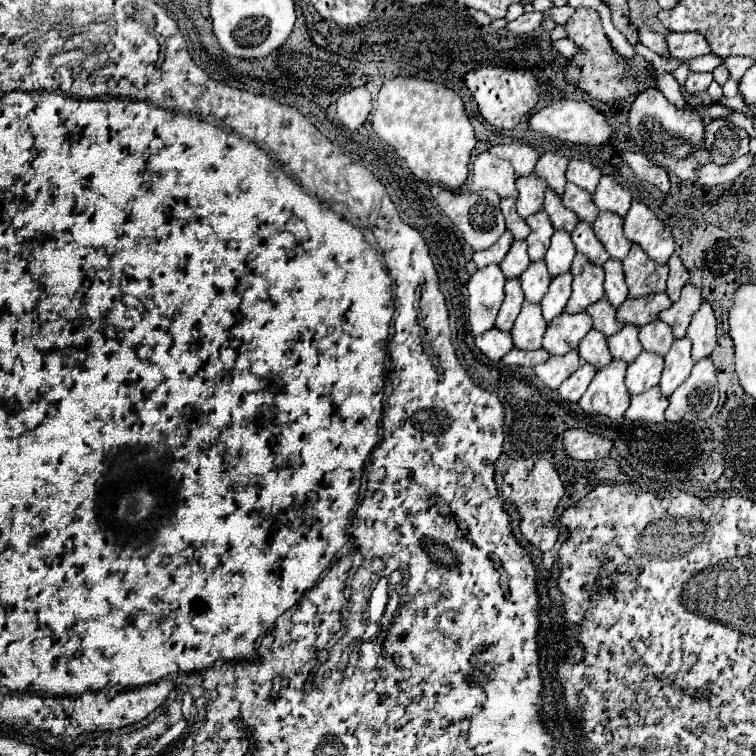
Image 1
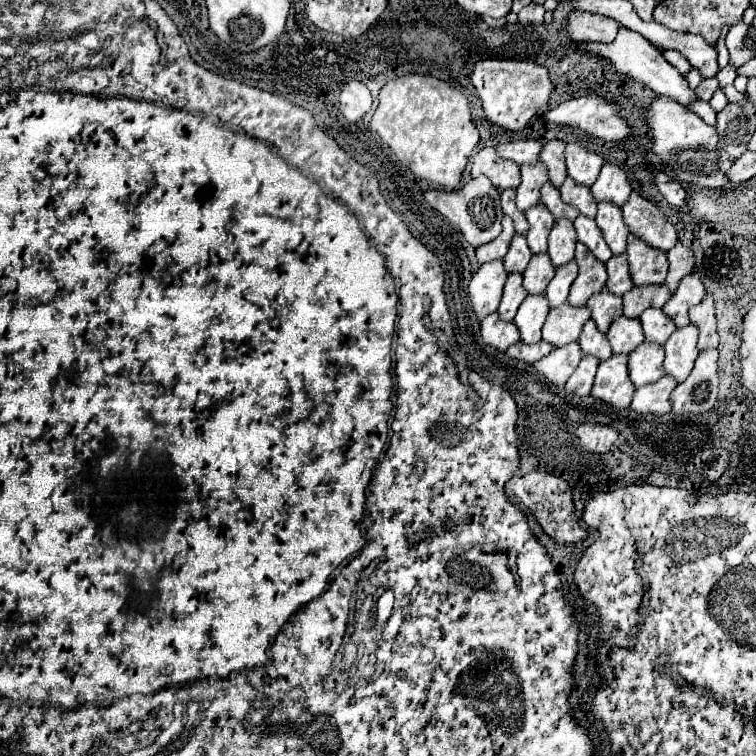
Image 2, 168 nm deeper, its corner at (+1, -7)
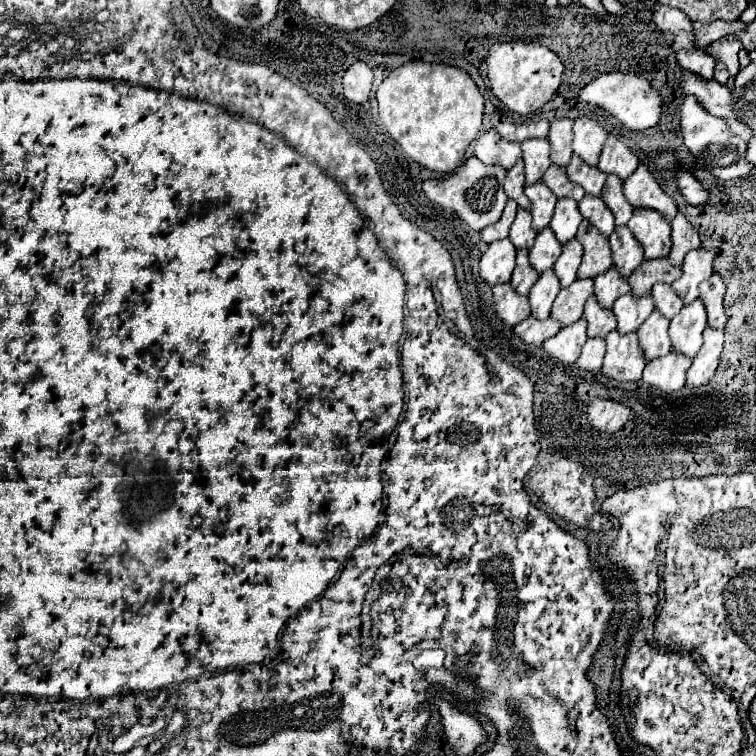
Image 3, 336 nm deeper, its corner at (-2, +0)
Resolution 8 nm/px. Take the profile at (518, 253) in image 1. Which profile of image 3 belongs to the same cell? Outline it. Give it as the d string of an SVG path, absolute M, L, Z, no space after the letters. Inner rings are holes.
M517 208L517 218L515 218L515 222L511 224L511 232L509 232L511 242L515 244L517 250L519 250L519 248L531 250L535 236L537 236L537 234L533 232L533 226L531 226L531 212L525 210L525 208Z

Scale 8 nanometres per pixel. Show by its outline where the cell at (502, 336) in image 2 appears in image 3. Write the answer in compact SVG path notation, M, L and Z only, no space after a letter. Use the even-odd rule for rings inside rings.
M509 282L497 284L493 288L493 302L495 302L497 316L507 326L515 326L517 322L525 320L531 314L531 310L529 310L529 298L521 296L519 292L515 292Z

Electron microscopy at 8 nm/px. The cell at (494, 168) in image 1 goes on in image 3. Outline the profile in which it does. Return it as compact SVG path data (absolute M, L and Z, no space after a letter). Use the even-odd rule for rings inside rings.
M487 130L475 140L475 156L483 164L501 164L509 170L521 158L521 144L503 140L495 130Z

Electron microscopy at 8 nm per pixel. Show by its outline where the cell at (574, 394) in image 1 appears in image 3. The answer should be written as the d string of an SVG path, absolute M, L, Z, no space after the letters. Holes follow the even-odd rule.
M589 338L575 364L585 370L599 370L603 364L603 356L605 356L605 340L603 338Z

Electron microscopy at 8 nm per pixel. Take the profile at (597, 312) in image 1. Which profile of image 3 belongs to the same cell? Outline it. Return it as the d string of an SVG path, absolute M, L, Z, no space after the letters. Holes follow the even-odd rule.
M609 268L609 272L595 278L595 296L603 308L611 308L613 302L629 290L629 282L621 278L615 268Z

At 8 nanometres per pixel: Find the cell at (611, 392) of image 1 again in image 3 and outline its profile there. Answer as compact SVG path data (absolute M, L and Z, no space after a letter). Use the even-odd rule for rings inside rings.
M613 330L605 340L607 354L603 360L603 374L621 382L637 382L645 368L641 344L637 344L637 332L619 334Z

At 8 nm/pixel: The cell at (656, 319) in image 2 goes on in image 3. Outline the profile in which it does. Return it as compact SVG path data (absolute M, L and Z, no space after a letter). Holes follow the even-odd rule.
M655 284L651 294L655 298L655 308L665 318L673 318L683 308L683 304L685 304L681 300L681 296L677 296L677 292L673 292L673 288L669 284Z

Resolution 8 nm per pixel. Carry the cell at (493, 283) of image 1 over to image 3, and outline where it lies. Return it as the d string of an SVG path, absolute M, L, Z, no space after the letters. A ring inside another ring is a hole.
M509 238L489 244L487 252L481 256L481 262L479 262L481 278L489 286L509 282L511 272L515 268L515 254L517 254L517 250Z

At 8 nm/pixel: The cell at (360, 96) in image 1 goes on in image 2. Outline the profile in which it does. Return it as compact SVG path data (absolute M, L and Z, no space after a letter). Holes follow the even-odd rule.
M350 81L340 93L340 113L348 123L360 121L372 107L372 95L360 81Z

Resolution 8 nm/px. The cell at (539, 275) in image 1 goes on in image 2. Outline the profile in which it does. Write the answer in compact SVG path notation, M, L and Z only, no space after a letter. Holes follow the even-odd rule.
M544 253L544 255L532 255L526 271L524 271L524 289L530 293L530 295L540 295L546 291L548 283L552 281L554 277L554 267L550 263L550 257Z

